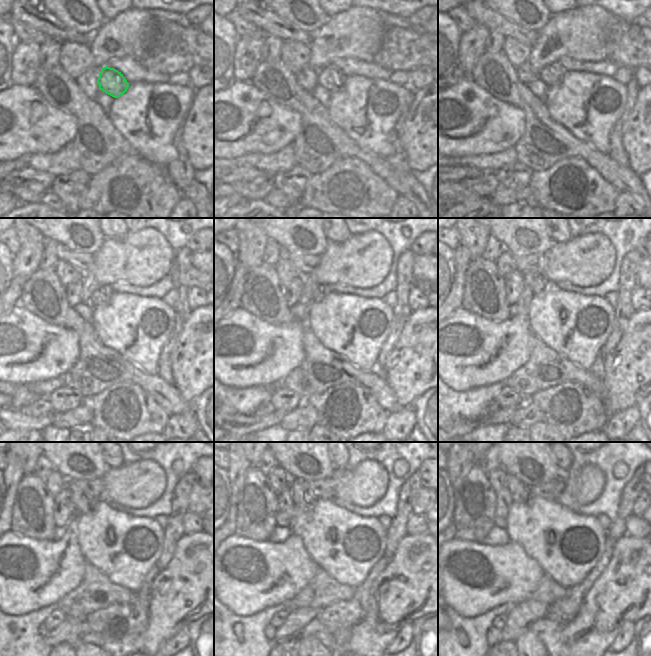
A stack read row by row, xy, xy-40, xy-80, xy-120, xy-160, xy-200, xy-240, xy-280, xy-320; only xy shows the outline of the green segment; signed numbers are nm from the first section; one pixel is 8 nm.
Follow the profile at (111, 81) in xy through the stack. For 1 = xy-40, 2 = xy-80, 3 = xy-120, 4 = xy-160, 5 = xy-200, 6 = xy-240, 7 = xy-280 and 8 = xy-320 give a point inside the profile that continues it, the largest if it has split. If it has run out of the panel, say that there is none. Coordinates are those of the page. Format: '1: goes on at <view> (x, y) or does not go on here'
1: goes on at xy-40 (332, 78)
2: goes on at xy-80 (552, 75)
3: goes on at xy-120 (101, 296)
4: goes on at xy-160 (320, 291)
5: goes on at xy-200 (537, 282)
6: goes on at xy-240 (84, 504)
7: goes on at xy-280 (304, 500)
8: goes on at xy-320 (520, 492)

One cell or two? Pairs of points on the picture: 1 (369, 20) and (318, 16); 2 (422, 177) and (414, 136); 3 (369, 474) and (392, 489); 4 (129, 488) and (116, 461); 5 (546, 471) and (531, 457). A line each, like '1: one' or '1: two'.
1: two
2: two
3: two
4: two
5: one

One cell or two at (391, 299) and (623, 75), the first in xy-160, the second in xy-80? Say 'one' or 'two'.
one

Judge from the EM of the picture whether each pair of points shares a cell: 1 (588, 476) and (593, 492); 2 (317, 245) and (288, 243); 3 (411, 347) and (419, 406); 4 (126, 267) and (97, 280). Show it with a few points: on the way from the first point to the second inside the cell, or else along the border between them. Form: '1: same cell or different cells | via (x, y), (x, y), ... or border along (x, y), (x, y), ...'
1: same cell | via (591, 480), (591, 488)
2: same cell | via (313, 240), (296, 241)
3: different cells | border along (427, 390), (412, 405)
4: same cell | via (119, 267), (110, 267), (104, 273)

